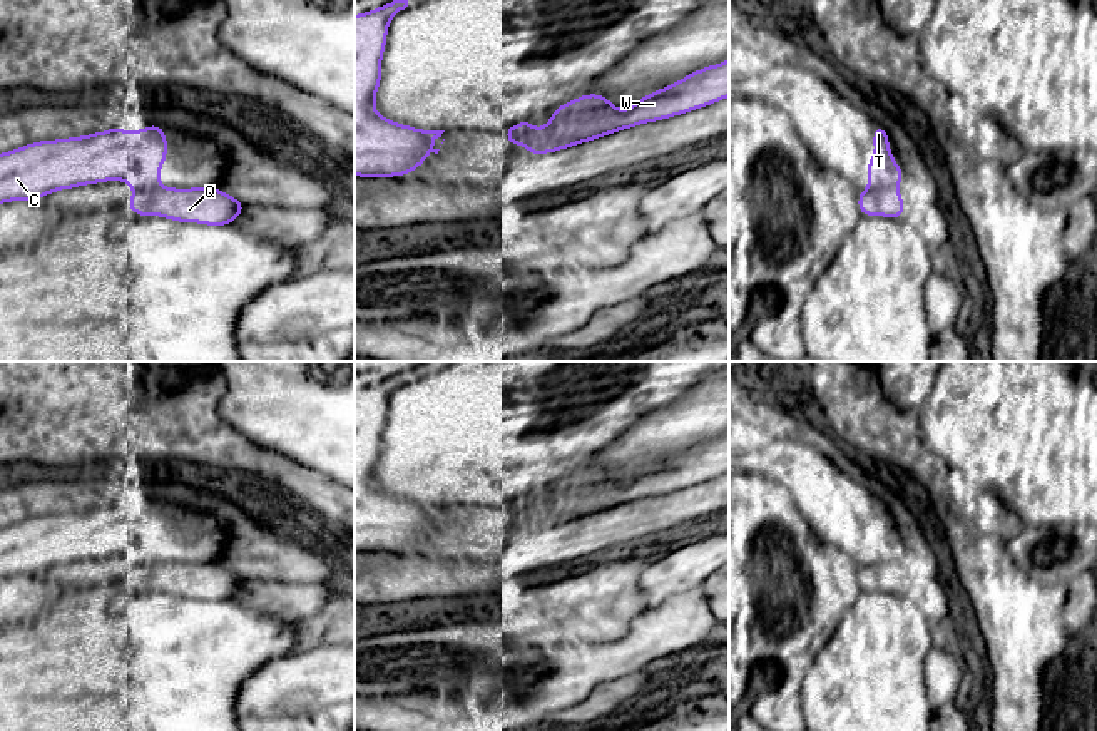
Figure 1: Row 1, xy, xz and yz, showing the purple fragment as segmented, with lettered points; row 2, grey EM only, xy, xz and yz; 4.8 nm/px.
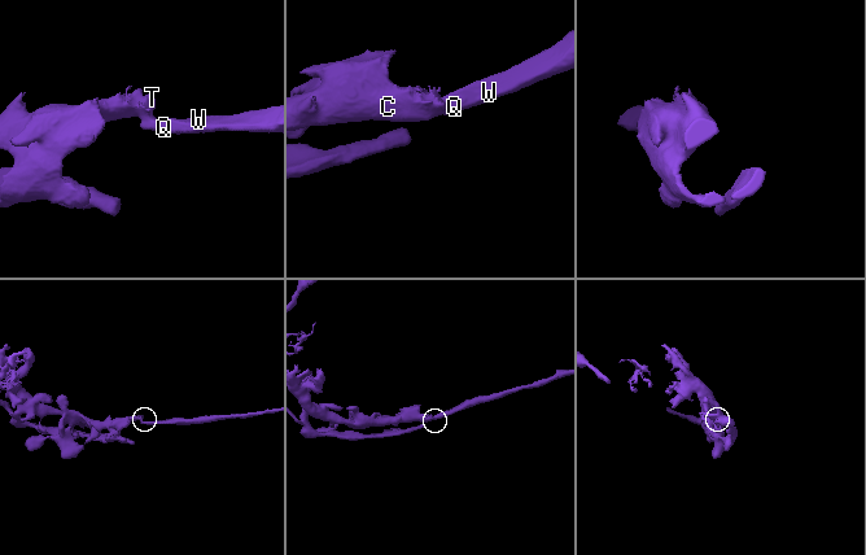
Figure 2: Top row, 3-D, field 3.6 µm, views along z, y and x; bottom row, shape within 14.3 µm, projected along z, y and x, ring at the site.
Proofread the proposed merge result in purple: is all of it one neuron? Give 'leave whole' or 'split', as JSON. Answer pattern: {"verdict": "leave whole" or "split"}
{"verdict": "split"}

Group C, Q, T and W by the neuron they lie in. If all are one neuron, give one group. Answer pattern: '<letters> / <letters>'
C T / Q W

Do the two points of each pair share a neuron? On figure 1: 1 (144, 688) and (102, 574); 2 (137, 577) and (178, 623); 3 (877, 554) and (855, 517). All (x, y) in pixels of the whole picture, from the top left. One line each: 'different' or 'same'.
1: different
2: different
3: same

